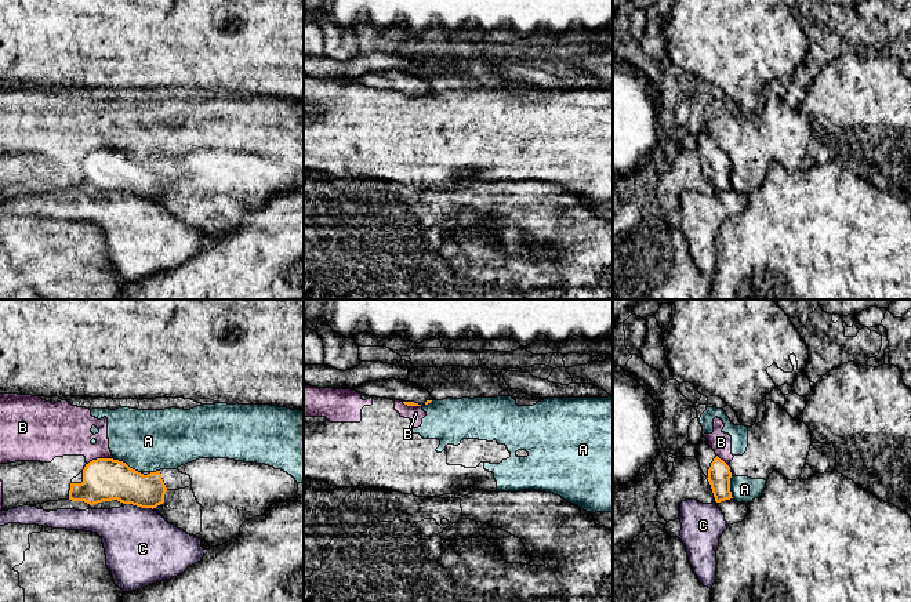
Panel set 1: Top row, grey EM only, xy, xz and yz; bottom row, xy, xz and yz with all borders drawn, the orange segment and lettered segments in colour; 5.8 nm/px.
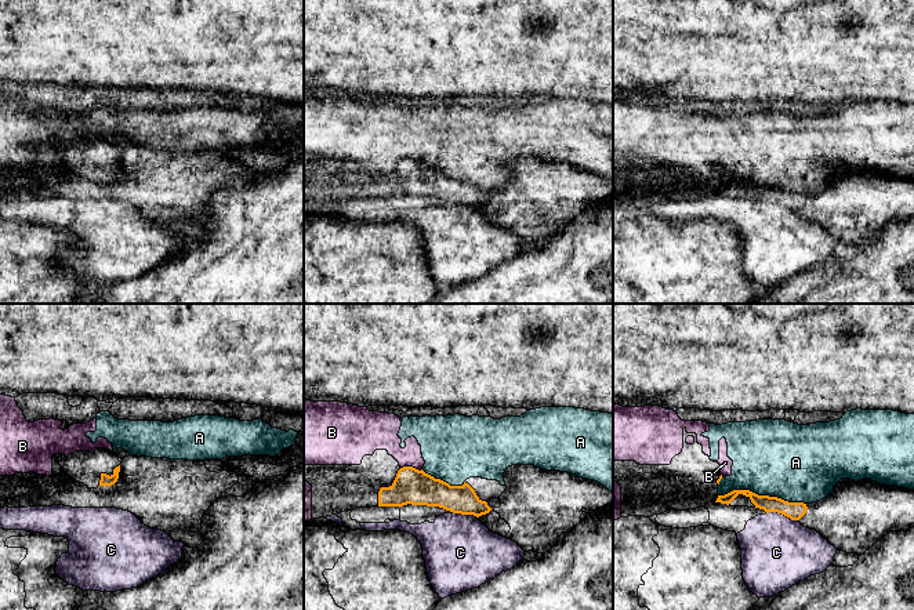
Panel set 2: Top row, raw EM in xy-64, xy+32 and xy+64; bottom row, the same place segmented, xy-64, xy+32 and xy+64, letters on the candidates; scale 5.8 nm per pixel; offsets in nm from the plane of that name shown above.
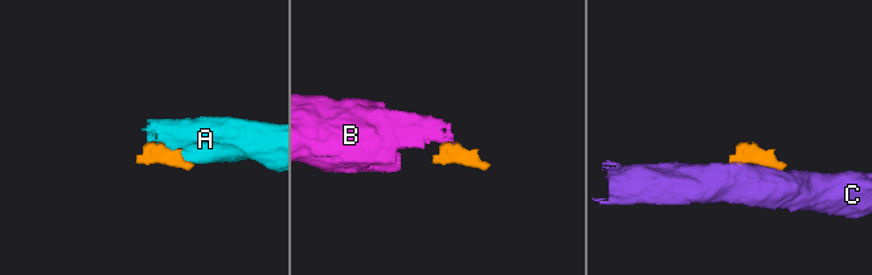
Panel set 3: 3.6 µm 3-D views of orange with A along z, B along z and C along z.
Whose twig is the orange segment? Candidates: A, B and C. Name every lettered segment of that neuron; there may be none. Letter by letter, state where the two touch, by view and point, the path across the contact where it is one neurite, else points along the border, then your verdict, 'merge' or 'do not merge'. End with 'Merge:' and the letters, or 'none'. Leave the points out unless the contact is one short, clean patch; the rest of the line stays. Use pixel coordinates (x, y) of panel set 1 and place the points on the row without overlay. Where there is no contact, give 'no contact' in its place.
A: meets orange in xy at (124, 153); do not merge
B: meets orange in xy at (100, 149); border along xy (112, 148), (97, 148), (87, 155); do not merge
C: meets orange in xy at (140, 196); border along xy (126, 193), (152, 200); do not merge
Merge: none

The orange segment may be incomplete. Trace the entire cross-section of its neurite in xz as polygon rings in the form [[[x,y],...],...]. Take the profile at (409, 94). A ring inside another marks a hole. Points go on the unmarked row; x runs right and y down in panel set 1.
[[[395,69],[371,72],[352,81],[362,86],[400,91],[407,97],[422,97],[433,91],[431,84],[420,76]]]

